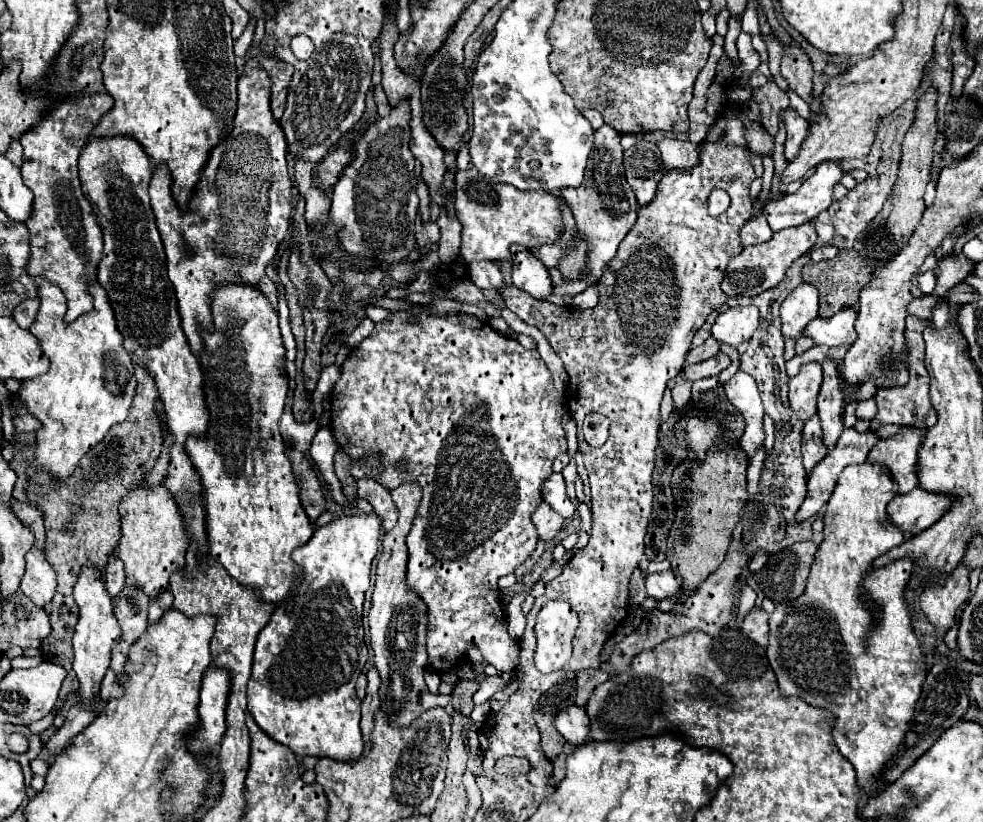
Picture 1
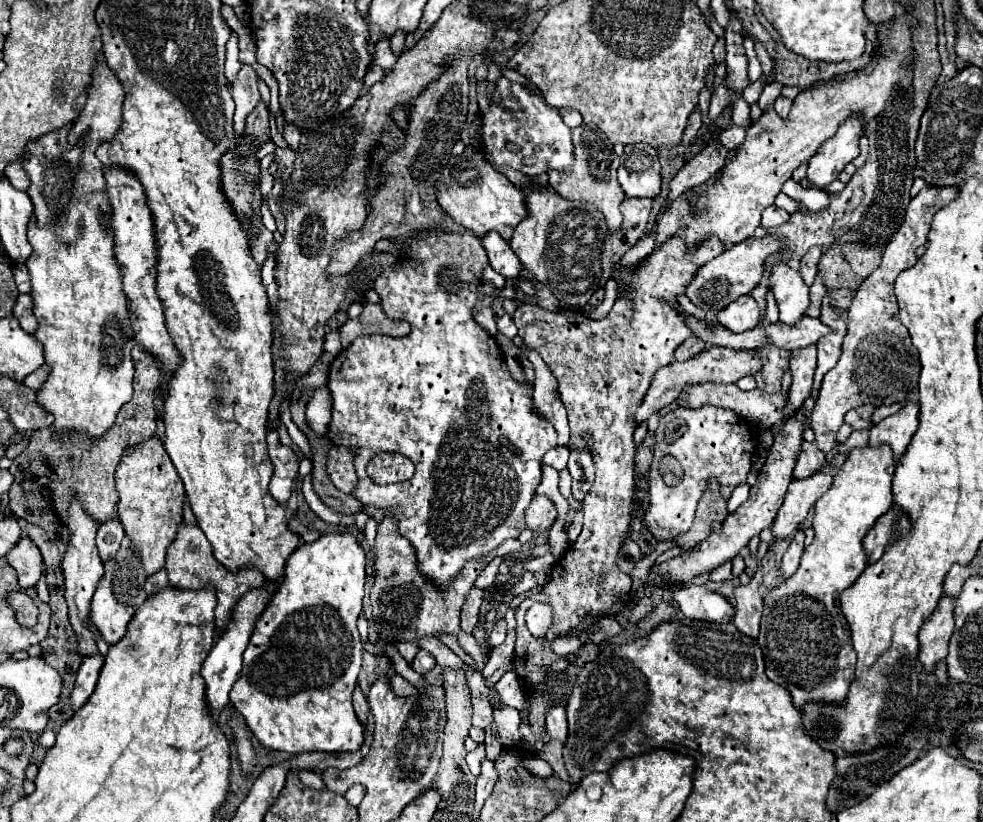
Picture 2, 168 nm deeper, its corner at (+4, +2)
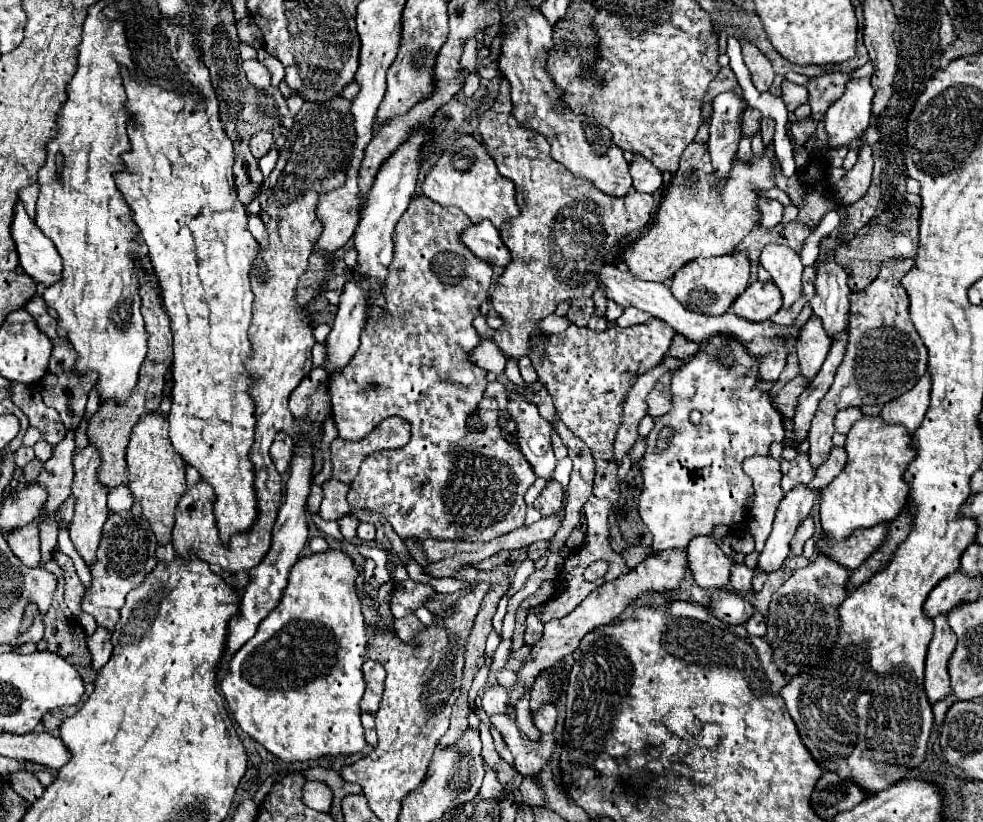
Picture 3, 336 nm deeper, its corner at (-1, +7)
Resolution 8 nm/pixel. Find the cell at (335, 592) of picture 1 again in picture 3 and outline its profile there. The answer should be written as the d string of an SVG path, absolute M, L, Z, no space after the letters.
M326 550L326 552L318 552L318 554L310 554L300 558L288 578L288 586L284 588L282 600L280 604L260 622L258 632L254 638L250 638L236 654L234 660L230 662L230 672L226 674L224 680L220 680L220 688L224 692L224 698L236 718L236 722L240 724L240 728L254 738L258 744L262 744L268 752L272 752L274 756L278 756L284 762L302 762L302 760L314 760L320 756L338 756L338 754L356 754L362 752L366 746L366 738L364 738L364 728L360 726L360 700L364 694L364 676L362 676L362 664L364 664L364 656L366 656L366 646L368 646L368 638L366 638L366 624L364 624L364 616L360 610L360 600L356 594L356 576L358 576L358 566L356 562L342 550Z

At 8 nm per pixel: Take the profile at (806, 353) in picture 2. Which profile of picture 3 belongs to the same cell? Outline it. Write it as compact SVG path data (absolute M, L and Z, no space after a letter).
M810 316L810 320L804 324L802 336L796 340L796 350L800 360L800 374L812 380L820 372L830 350L830 338L826 338L818 316Z

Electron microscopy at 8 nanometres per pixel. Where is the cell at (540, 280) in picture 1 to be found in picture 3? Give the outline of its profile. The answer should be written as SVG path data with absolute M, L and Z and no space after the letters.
M484 220L482 224L474 224L466 228L466 234L462 236L462 242L482 260L506 268L510 264L510 250L500 238L500 230L490 222Z

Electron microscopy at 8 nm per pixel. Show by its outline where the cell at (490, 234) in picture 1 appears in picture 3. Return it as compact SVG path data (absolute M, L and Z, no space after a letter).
M462 134L458 140L454 140L454 144L450 144L450 148L446 148L446 152L442 152L438 164L434 164L434 168L426 176L422 192L440 206L460 208L474 224L490 220L496 228L502 228L510 218L520 214L512 180L504 178L498 172L492 156L470 134Z

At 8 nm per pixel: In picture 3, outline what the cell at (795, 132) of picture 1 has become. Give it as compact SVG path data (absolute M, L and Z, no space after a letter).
M784 80L782 82L782 100L784 100L788 112L794 112L800 104L804 104L808 100L808 90L804 86Z

